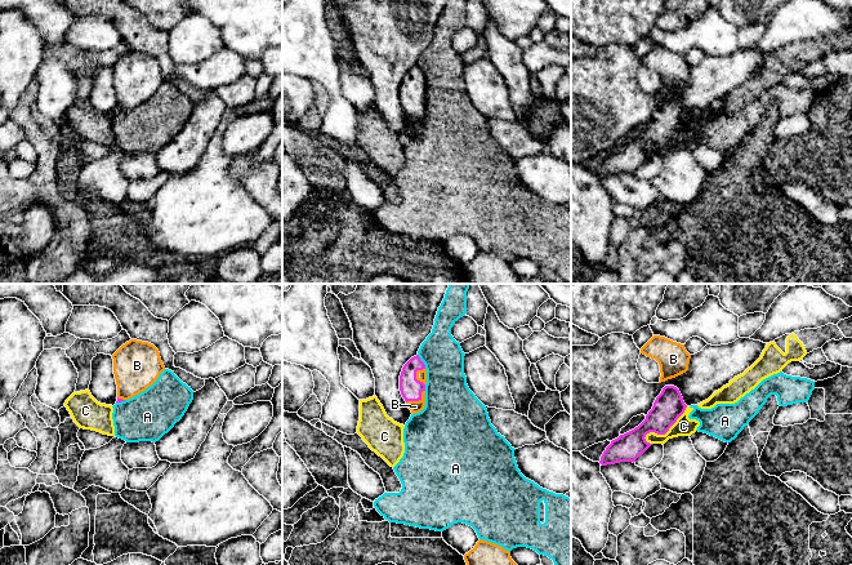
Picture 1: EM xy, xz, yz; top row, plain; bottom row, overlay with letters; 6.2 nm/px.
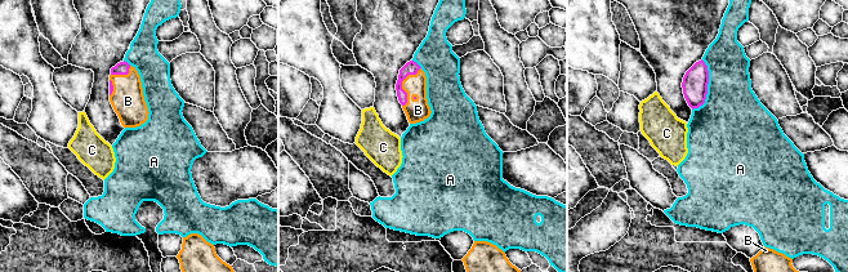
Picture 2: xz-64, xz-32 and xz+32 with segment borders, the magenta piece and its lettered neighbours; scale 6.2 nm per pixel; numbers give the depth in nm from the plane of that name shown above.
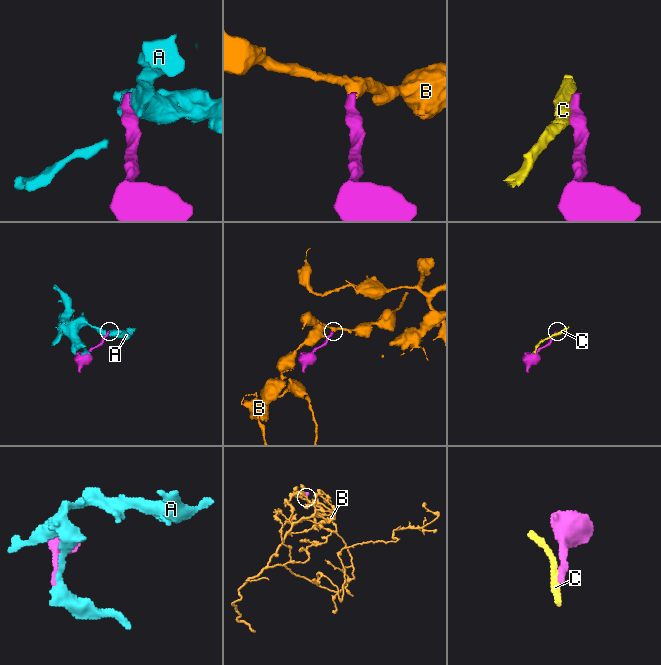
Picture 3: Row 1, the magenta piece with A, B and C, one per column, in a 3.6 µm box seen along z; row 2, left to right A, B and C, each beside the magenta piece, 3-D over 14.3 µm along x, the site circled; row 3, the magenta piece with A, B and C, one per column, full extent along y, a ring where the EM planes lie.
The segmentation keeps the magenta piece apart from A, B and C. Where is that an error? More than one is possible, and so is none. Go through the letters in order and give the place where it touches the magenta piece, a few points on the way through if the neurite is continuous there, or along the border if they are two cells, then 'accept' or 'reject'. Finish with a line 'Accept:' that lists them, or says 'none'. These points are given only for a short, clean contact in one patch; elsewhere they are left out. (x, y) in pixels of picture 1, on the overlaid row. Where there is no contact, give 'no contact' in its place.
A: contact xz (422, 361); reject
B: contact xz (416, 400); way xz (411, 388), (416, 400), (415, 406); accept
C: contact yz (665, 432); reject
Accept: B

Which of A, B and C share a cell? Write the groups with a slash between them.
A / B / C

